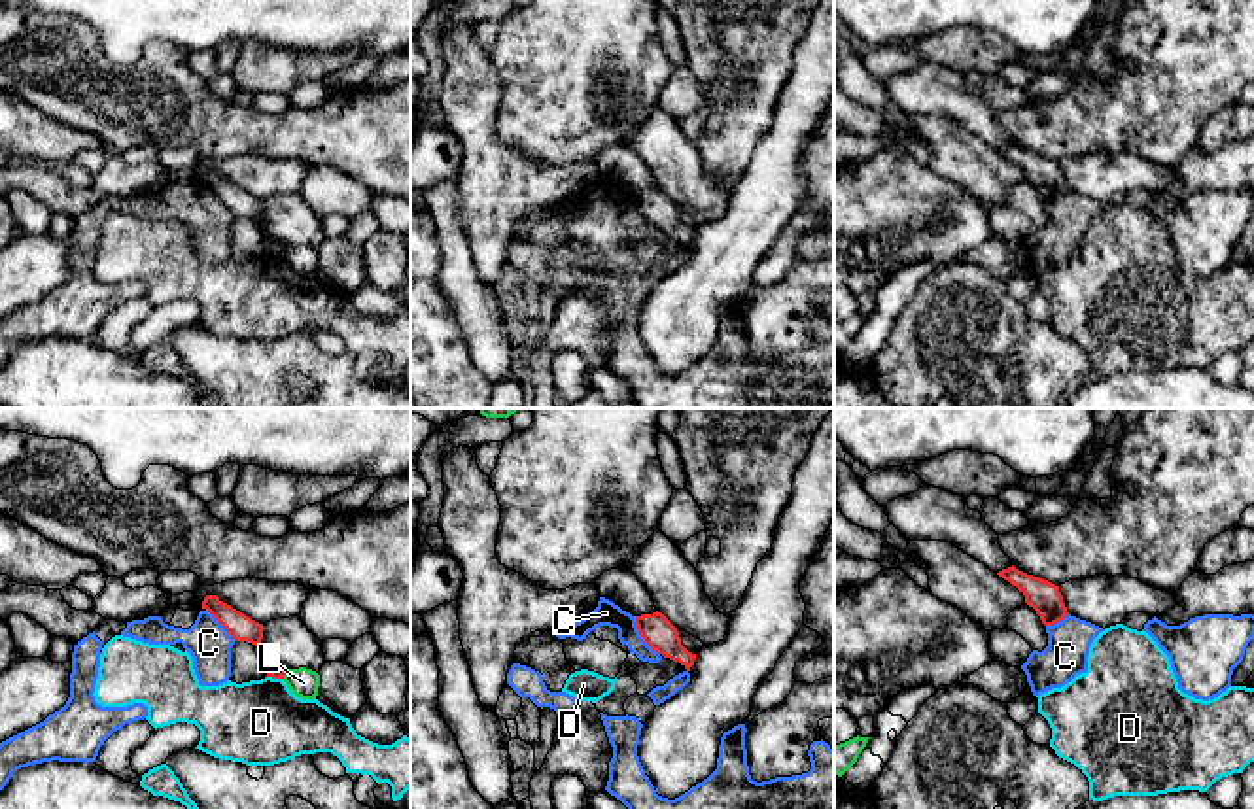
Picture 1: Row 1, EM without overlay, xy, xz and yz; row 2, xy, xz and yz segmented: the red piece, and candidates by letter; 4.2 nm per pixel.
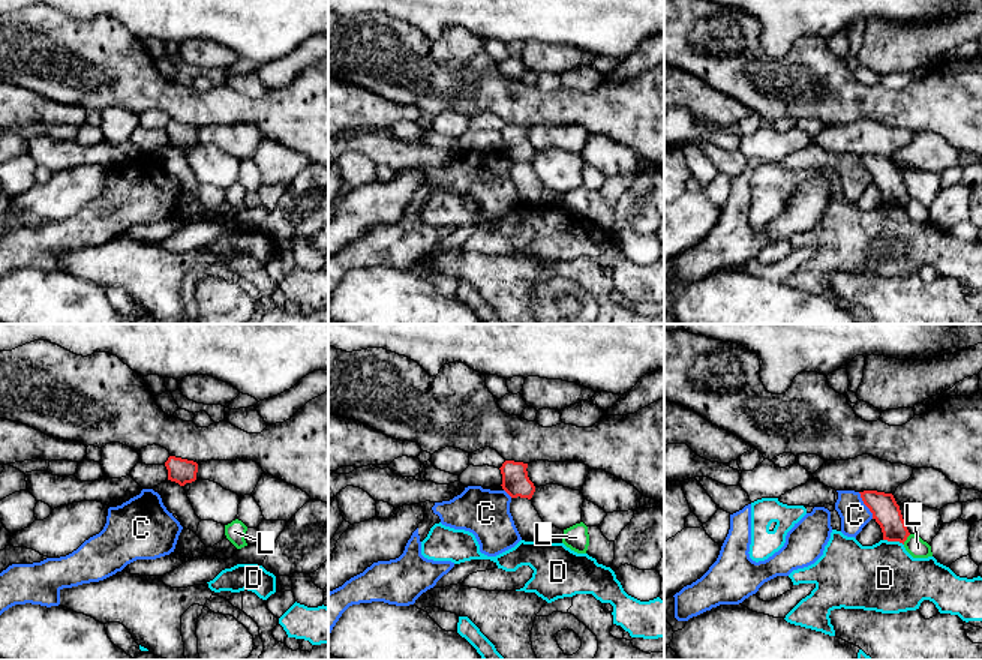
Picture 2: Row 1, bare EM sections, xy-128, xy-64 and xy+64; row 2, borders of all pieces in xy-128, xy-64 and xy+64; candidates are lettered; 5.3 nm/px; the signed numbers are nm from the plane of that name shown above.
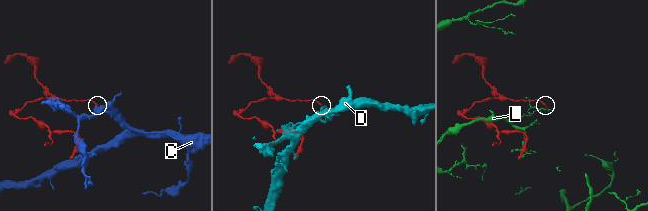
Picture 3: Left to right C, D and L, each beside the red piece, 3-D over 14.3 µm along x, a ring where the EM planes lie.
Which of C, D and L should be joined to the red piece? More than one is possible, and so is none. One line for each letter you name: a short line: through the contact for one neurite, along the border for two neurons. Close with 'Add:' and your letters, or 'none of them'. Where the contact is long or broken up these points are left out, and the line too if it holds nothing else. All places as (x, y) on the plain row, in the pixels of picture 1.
Add: none of them

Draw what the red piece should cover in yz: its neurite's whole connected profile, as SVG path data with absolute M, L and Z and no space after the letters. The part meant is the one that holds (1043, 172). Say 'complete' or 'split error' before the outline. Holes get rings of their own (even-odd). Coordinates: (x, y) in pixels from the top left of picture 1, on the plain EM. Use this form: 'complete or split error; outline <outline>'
complete; outline M1014 142L997 151L1025 172L1025 180L1036 187L1044 202L1054 202L1069 191L1059 163L1040 153L1027 151Z

